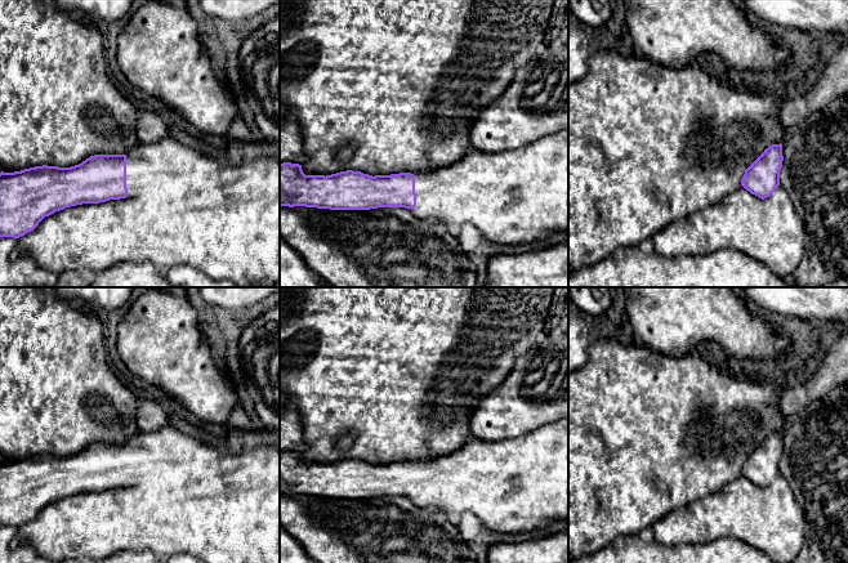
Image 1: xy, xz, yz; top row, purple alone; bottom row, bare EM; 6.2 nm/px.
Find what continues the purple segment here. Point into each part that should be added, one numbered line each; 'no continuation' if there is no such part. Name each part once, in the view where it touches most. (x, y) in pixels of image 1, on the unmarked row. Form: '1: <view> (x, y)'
1: xy (183, 495)

